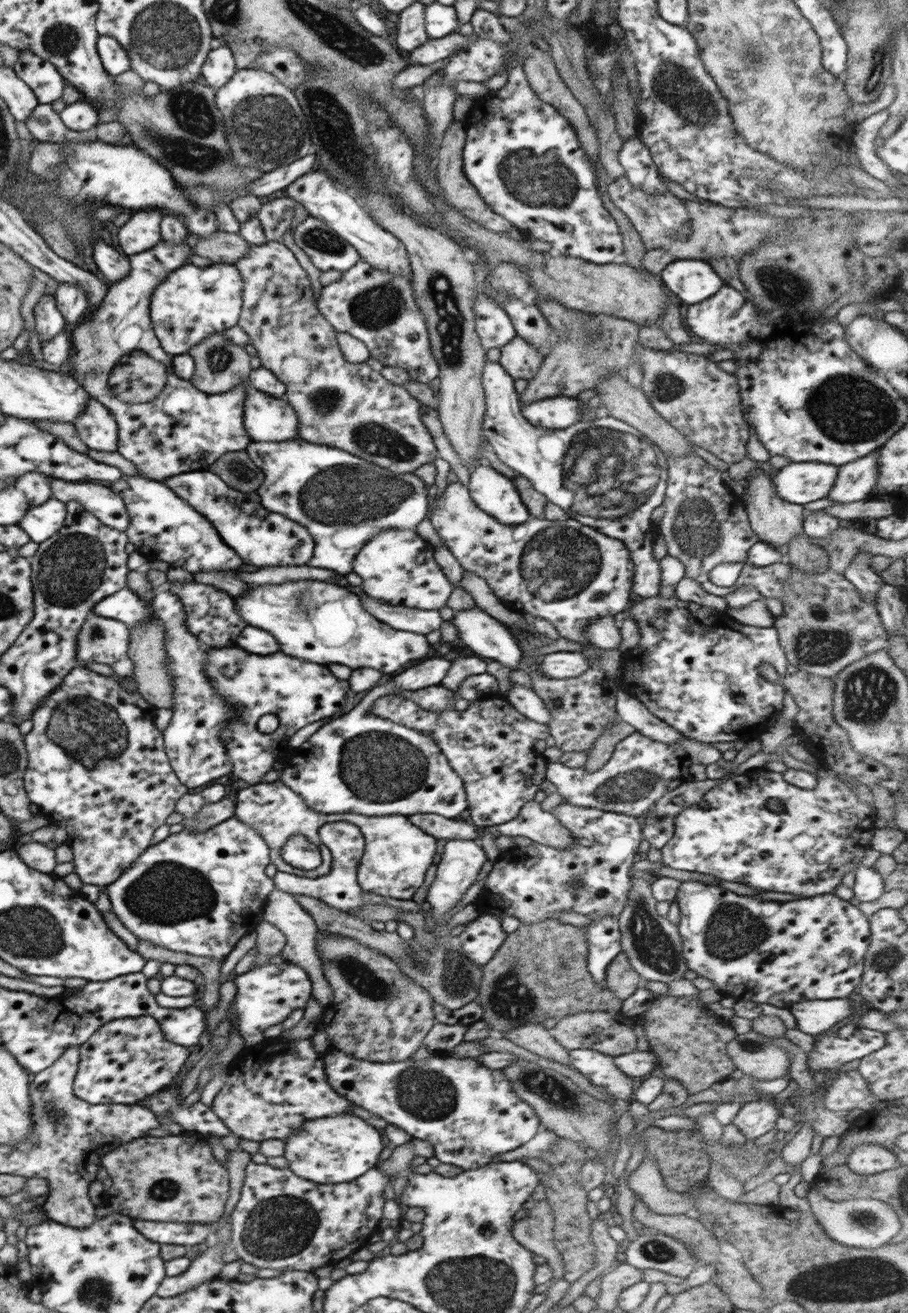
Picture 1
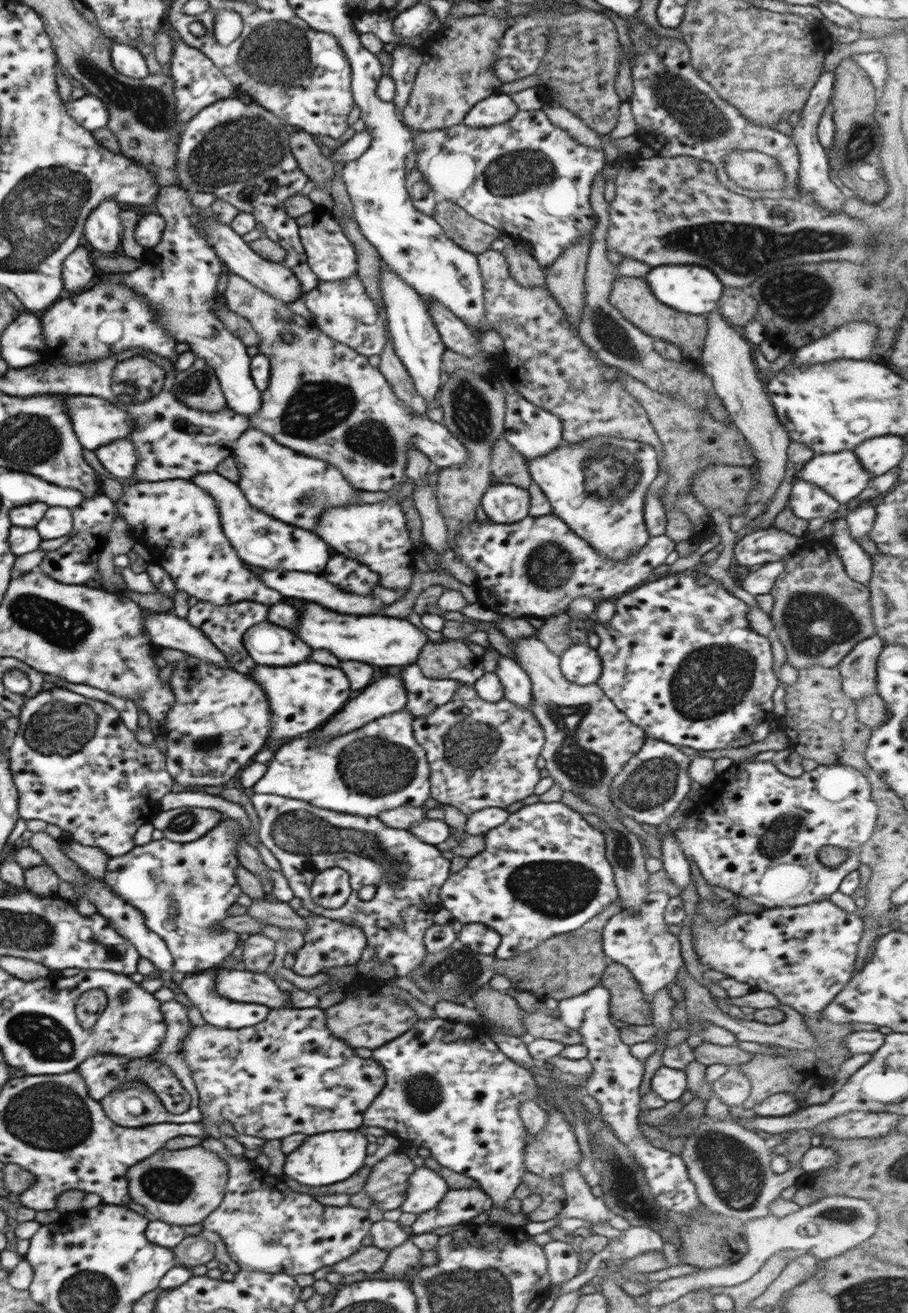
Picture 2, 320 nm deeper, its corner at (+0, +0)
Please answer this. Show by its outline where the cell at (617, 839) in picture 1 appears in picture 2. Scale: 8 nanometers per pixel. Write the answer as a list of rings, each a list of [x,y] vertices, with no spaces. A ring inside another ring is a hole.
[[[562,801],[524,805],[510,813],[506,822],[491,828],[484,837],[484,850],[469,858],[466,866],[448,877],[439,895],[453,921],[463,925],[485,925],[501,936],[501,943],[494,954],[496,959],[510,961],[549,938],[581,928],[619,896],[604,834]]]

